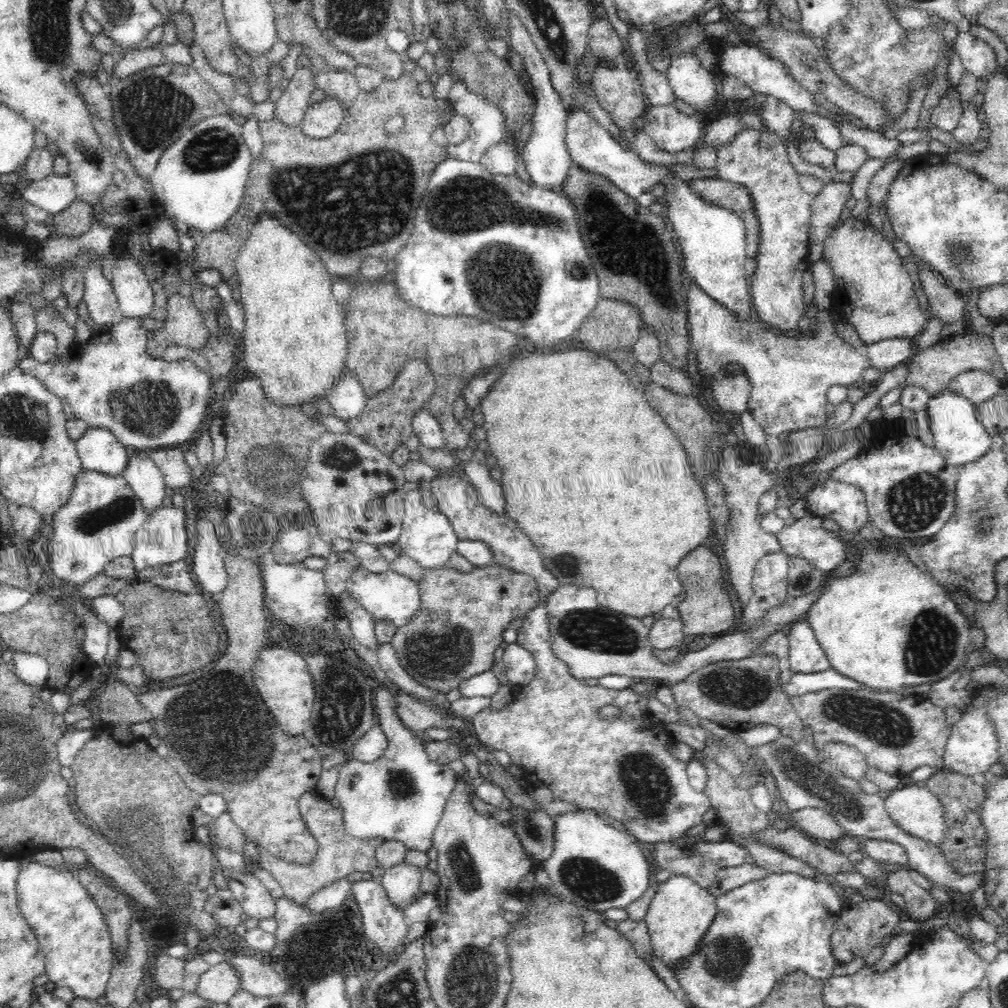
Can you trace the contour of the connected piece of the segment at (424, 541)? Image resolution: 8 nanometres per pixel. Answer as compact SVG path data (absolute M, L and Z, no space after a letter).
M424 482L423 488L407 492L404 497L403 530L396 542L396 546L410 558L418 561L423 567L449 566L448 560L452 552L457 550L459 538L455 535L451 522L438 511L434 495L430 490L430 482Z

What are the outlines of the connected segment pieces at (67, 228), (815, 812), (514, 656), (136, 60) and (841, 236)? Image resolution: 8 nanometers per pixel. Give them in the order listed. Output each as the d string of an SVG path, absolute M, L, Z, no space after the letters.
M76 198L70 206L52 216L51 227L57 236L82 236L93 223L93 208Z
M803 808L786 814L795 828L802 828L803 834L813 840L836 840L845 836L839 822L827 810Z
M515 643L506 644L501 661L509 683L513 685L511 690L516 690L515 686L524 686L536 672L532 653Z
M152 47L145 49L133 49L117 57L115 61L115 69L113 72L113 80L126 78L131 74L136 74L139 70L151 66L160 66L168 62L162 50Z
M852 217L846 222L842 220L830 236L826 236L822 257L826 257L832 267L836 290L842 294L840 300L852 306L848 322L854 326L864 344L920 336L930 315L920 309L912 278L902 265L903 258L898 256L889 241L872 230L872 226Z

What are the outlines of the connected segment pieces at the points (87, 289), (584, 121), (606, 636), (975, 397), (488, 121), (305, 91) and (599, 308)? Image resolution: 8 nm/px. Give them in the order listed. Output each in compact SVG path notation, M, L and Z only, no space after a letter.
M90 260L90 264L84 270L83 301L86 303L89 316L94 324L89 327L93 332L95 325L111 325L121 317L113 286L102 275L102 271L95 260Z
M575 106L566 107L567 125L565 132L566 148L574 164L580 164L584 171L606 175L620 190L630 198L636 198L642 192L650 190L651 186L661 183L664 179L674 179L670 174L672 166L660 167L644 163L633 149L624 150L607 130L593 120L589 112Z
M845 560L840 563L825 580L825 582L804 596L789 596L788 600L780 606L770 608L764 614L764 620L750 633L742 633L739 627L736 634L728 634L716 640L706 648L701 650L685 652L678 660L664 664L653 654L653 646L649 642L648 636L651 627L645 626L639 618L631 617L619 612L612 612L609 608L596 602L596 592L592 588L578 588L574 585L560 585L552 594L548 595L547 613L549 629L553 637L552 650L554 654L568 665L570 674L579 681L587 678L602 678L602 676L626 676L640 680L642 678L652 678L667 684L674 684L688 678L692 672L698 668L720 662L720 660L740 660L748 658L751 652L758 646L766 642L768 636L780 629L787 630L800 617L806 616L808 610L818 596L823 593L825 586L834 577L851 575L855 571L857 562Z
M982 370L961 372L947 385L947 389L958 397L966 398L976 406L989 402L1002 392L1004 385L998 378Z
M459 79L454 80L447 99L454 105L456 113L465 116L470 121L468 136L458 145L458 148L448 148L448 156L460 161L481 163L482 156L490 146L502 141L507 141L501 136L501 112L496 104L487 102L483 96L468 90L467 84Z
M297 66L293 77L285 82L281 97L275 102L275 111L270 115L279 118L288 126L298 126L310 106L310 94L315 89L315 72Z
M597 298L596 306L589 312L588 318L580 326L582 348L602 354L602 350L631 350L636 344L643 326L642 309L626 299Z

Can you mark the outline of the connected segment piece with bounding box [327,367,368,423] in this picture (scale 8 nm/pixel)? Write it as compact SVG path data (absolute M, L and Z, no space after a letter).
M347 367L344 372L343 380L335 386L334 391L329 391L333 393L327 398L327 402L332 407L334 417L346 423L364 412L368 398Z

